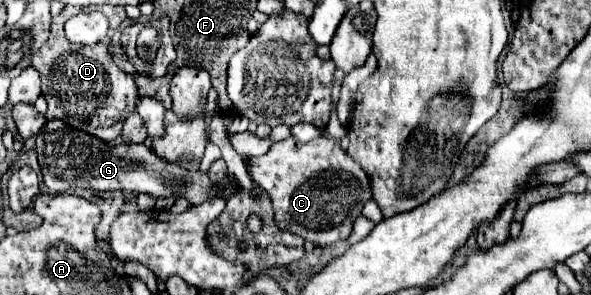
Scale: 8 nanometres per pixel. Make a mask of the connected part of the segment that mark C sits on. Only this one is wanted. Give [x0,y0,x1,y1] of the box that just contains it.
[247,135,371,247]

